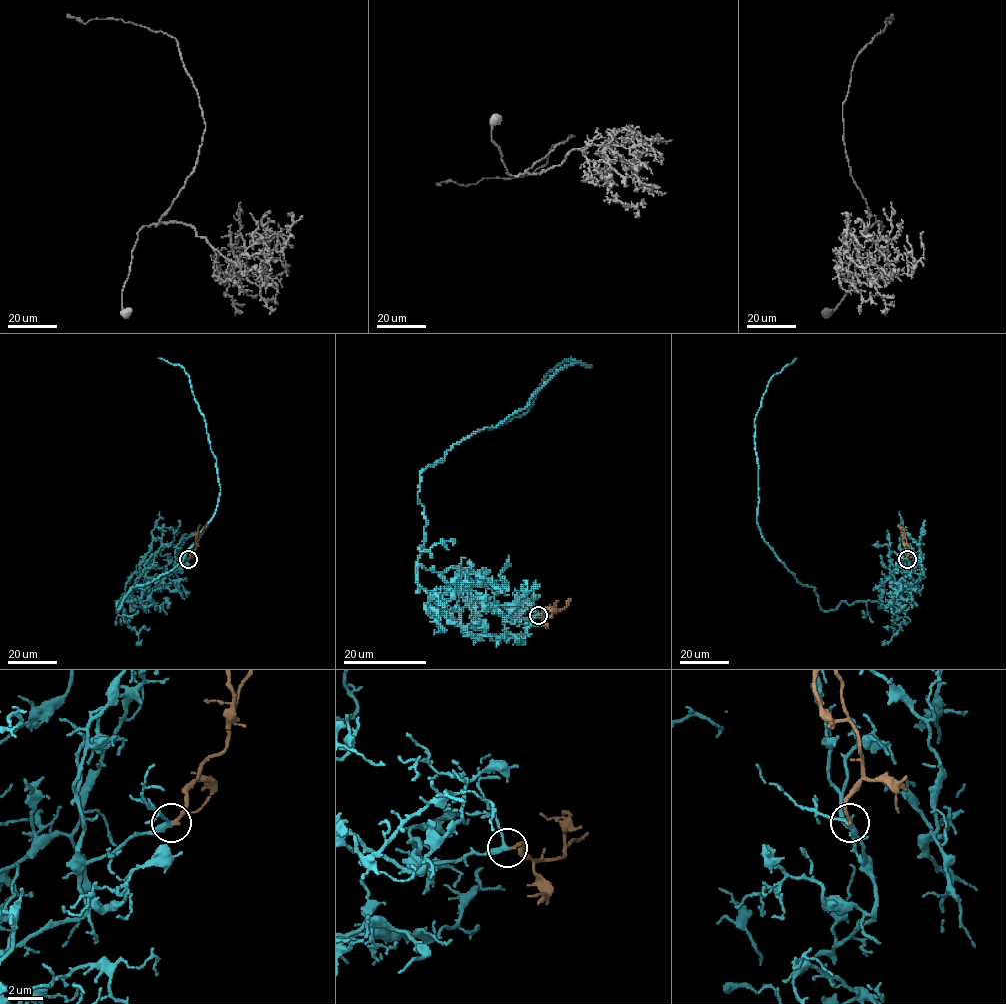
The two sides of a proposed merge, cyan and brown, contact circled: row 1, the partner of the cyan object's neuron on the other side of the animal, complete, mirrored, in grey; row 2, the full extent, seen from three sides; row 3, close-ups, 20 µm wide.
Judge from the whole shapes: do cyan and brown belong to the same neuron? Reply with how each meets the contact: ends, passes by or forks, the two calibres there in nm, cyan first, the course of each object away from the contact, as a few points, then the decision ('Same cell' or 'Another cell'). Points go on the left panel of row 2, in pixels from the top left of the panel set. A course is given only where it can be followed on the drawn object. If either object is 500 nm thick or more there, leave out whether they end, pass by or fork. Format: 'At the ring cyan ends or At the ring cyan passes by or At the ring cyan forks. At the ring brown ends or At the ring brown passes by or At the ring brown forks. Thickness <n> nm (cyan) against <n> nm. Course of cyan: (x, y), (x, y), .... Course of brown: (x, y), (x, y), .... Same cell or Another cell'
At the ring cyan passes by. At the ring brown ends. Thickness 240 nm (cyan) against 190 nm. Course of cyan: (188, 559), (147, 599), (116, 601), (117, 611), (132, 587), (182, 560), (220, 492), (188, 375), (158, 357). Course of brown: (188, 559), (208, 525). Same cell

